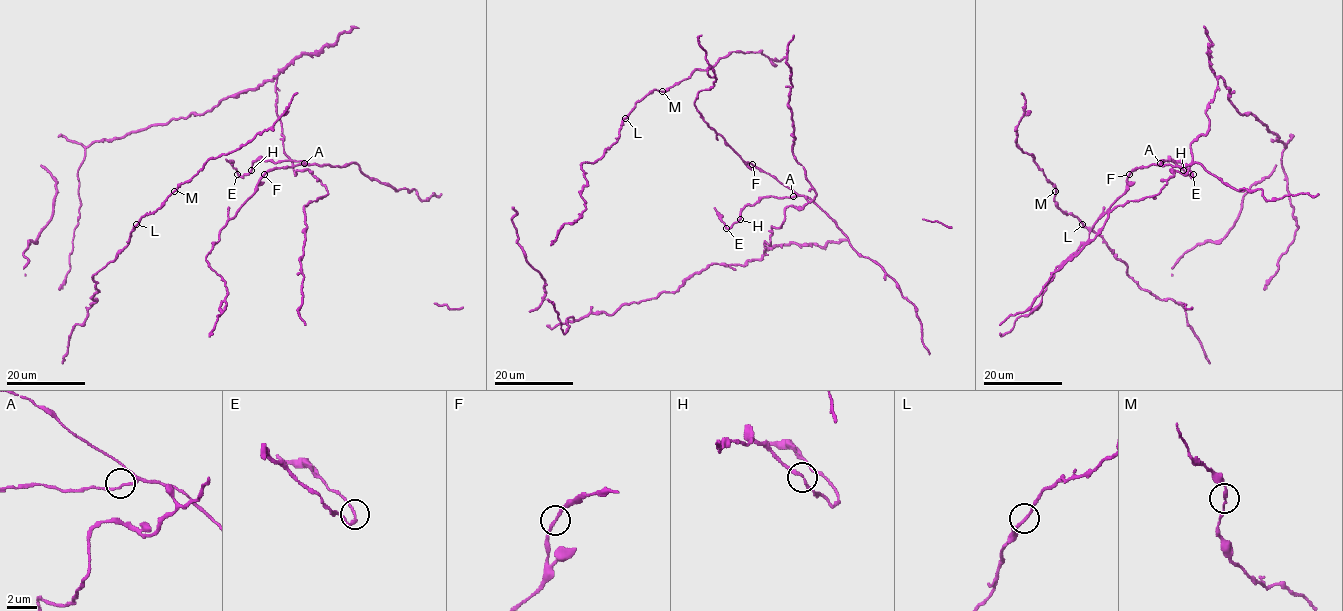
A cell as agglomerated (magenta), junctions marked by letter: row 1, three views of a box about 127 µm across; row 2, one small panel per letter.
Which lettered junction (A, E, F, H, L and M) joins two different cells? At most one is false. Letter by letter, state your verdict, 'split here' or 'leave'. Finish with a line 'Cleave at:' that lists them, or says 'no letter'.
A: leave
E: leave
F: leave
H: leave
L: leave
M: leave
Cleave at: no letter

